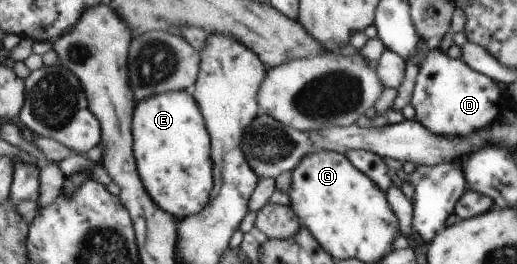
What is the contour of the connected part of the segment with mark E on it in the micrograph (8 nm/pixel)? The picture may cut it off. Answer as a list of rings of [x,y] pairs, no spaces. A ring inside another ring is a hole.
[[[190,91],[167,92],[136,103],[132,132],[138,171],[153,202],[178,220],[201,212],[211,190],[209,135]]]

